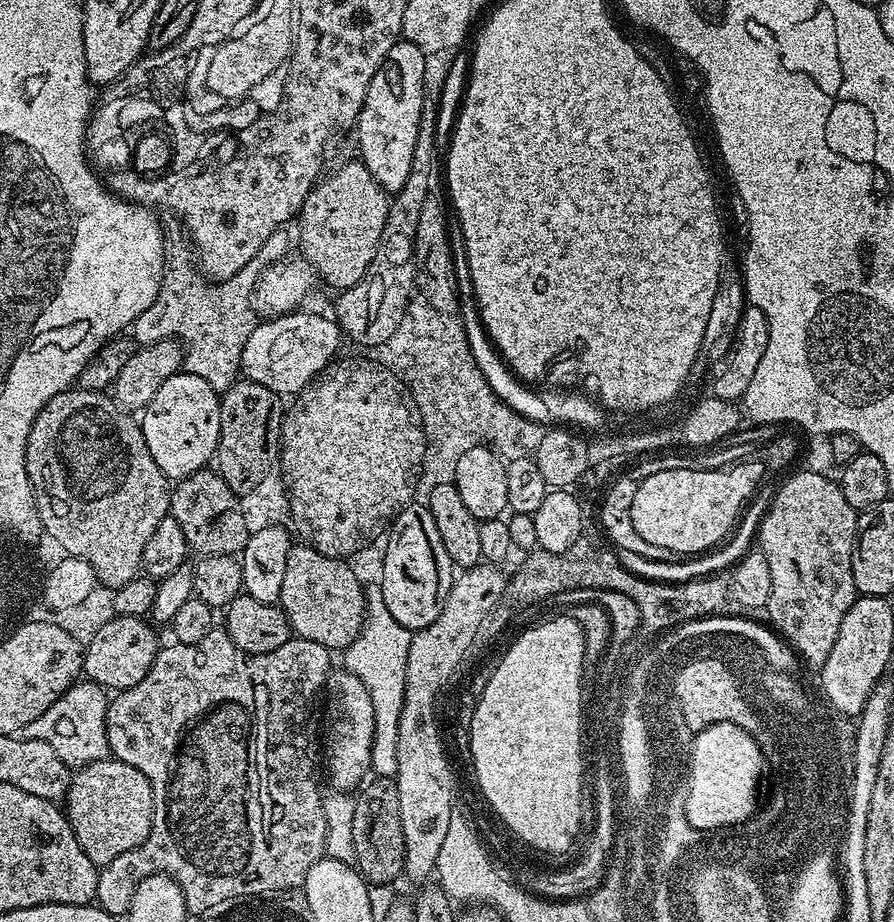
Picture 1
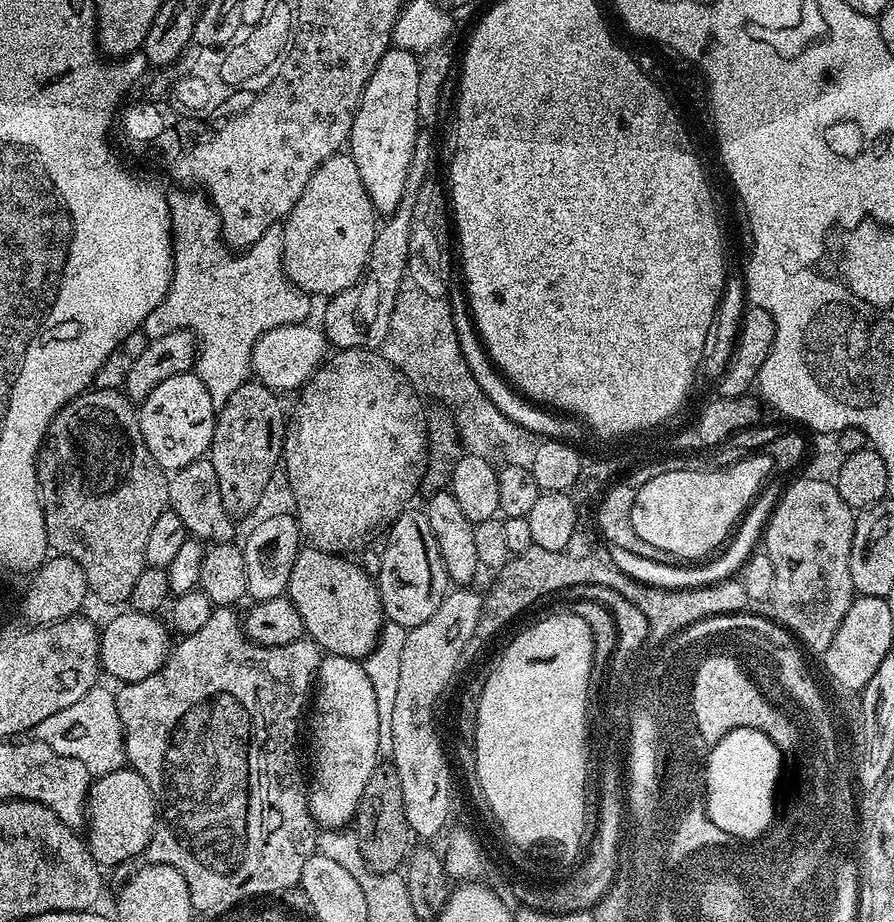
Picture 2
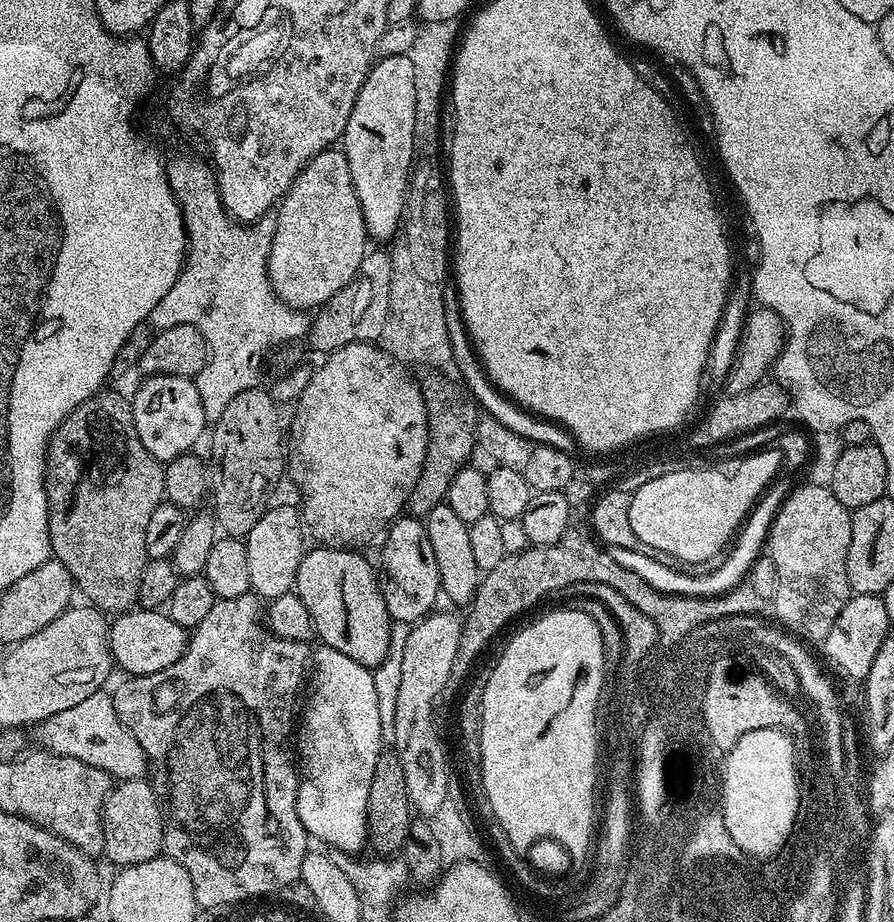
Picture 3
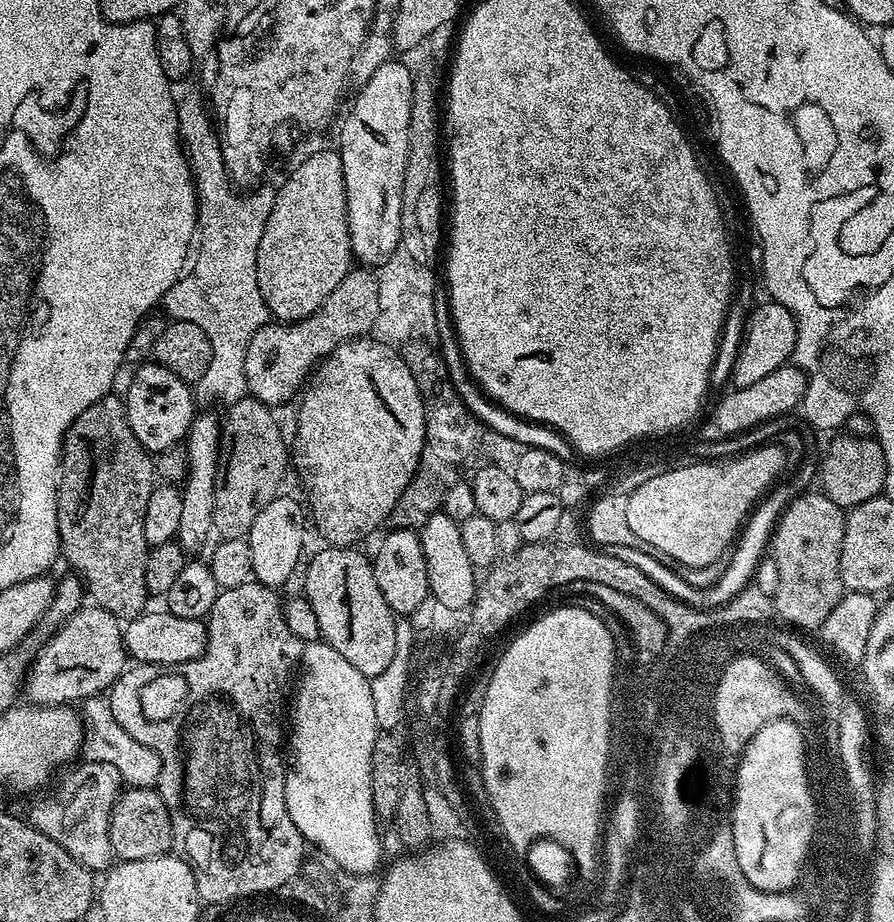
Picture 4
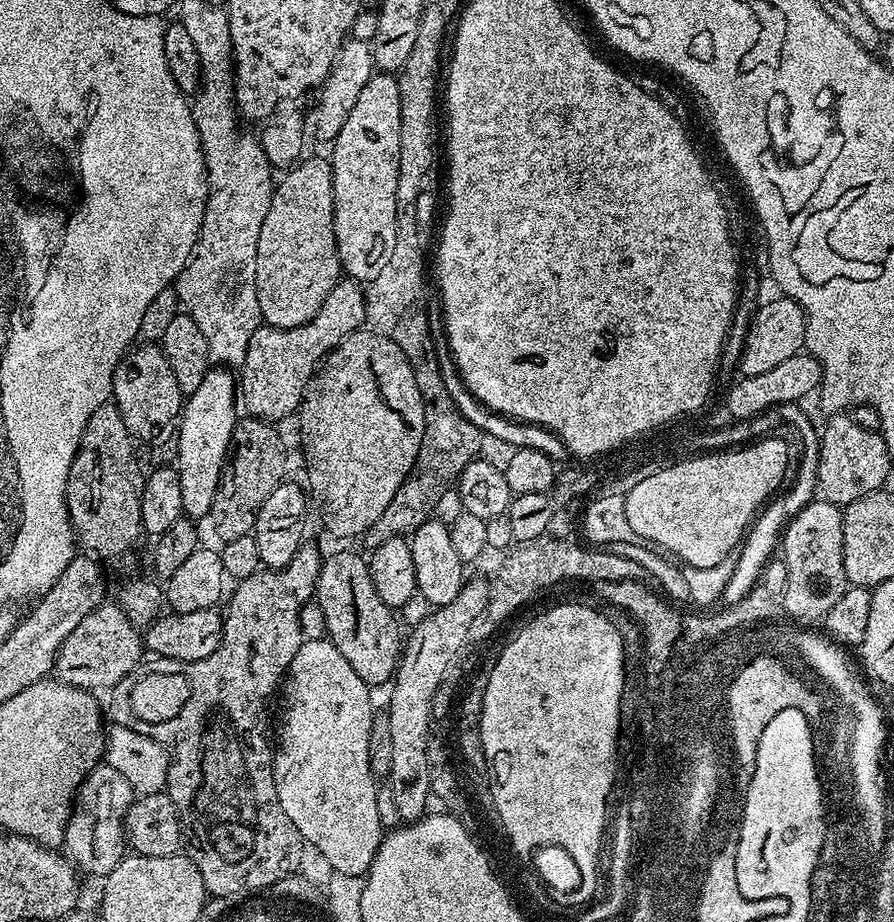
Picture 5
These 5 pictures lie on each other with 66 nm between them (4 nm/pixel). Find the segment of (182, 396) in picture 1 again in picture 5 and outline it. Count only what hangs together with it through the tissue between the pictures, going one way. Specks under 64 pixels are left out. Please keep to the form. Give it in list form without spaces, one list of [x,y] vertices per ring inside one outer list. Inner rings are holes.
[[[144,342],[133,347],[116,367],[112,379],[111,399],[122,414],[128,431],[133,434],[168,424],[177,419],[182,411],[182,393],[174,370],[166,358],[163,347],[156,342]]]

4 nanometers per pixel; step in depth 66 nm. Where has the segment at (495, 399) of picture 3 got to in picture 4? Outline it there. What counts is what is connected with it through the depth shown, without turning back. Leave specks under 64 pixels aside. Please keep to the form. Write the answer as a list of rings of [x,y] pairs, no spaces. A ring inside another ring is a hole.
[[[447,295],[438,298],[436,304],[437,307],[437,319],[440,323],[440,333],[442,342],[446,346],[445,355],[448,358],[449,371],[452,371],[453,379],[456,380],[456,384],[460,387],[460,392],[463,392],[464,400],[471,404],[472,409],[475,412],[480,413],[480,416],[484,417],[485,429],[502,434],[506,438],[514,438],[518,443],[530,448],[551,448],[552,453],[560,460],[568,462],[573,459],[573,446],[568,439],[564,436],[558,435],[555,428],[549,428],[547,424],[537,424],[534,420],[526,420],[522,416],[516,416],[512,412],[508,412],[496,403],[495,400],[491,400],[479,386],[476,381],[473,380],[471,374],[468,372],[468,367],[464,361],[464,355],[459,348],[460,343],[456,337],[456,328],[452,325],[452,311],[448,305]]]

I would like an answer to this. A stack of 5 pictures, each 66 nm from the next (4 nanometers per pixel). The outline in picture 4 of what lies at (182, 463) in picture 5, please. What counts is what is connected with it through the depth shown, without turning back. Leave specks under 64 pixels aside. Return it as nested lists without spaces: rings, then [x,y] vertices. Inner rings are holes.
[[[204,410],[193,419],[186,437],[188,450],[188,475],[182,481],[182,526],[178,543],[185,553],[196,552],[213,535],[214,490],[220,474],[220,426],[221,421]]]

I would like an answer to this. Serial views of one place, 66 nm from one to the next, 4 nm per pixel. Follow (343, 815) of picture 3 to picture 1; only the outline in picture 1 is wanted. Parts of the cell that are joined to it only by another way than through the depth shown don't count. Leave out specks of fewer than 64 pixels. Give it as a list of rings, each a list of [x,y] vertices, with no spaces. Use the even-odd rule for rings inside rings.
[[[347,670],[339,671],[329,675],[326,685],[328,733],[324,740],[322,736],[322,760],[328,763],[328,776],[336,787],[333,789],[356,790],[365,783],[372,766],[374,702],[370,702],[370,690],[359,678]]]

